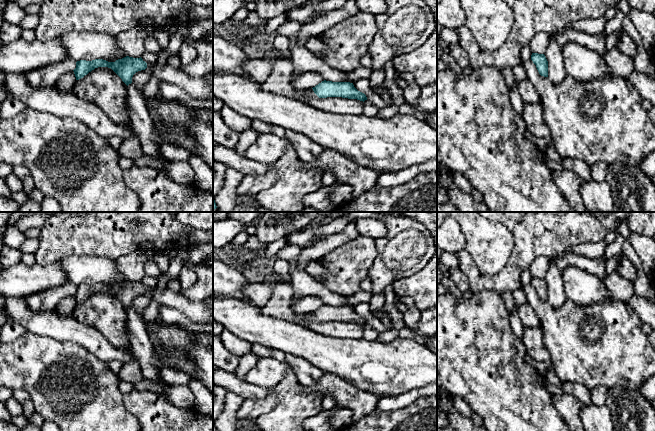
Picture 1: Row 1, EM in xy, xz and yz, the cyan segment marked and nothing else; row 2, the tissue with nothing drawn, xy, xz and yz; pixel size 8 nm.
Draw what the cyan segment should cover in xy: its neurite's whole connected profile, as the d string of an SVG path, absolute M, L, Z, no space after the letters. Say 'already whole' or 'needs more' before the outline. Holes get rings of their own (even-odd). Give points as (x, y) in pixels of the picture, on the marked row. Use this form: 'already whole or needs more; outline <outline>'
needs more; outline M126 56L115 62L108 62L103 59L77 61L76 68L73 70L76 80L83 78L98 67L111 68L127 86L132 83L132 77L136 72L148 68L152 71L153 76L164 82L179 86L193 98L213 99L213 91L205 77L194 78L180 68L173 68L168 64L160 66L158 62L146 63L141 57L133 58Z

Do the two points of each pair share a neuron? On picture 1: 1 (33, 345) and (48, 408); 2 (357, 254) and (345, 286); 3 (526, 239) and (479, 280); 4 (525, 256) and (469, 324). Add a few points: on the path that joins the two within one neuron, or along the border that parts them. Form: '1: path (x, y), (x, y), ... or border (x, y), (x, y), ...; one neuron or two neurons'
1: path (33, 361), (32, 388), (36, 392); one neuron
2: path (351, 262), (345, 269), (344, 278); one neuron
3: path (523, 254), (520, 260), (500, 280), (494, 280); one neuron
4: border (472, 293), (494, 290), (500, 295); two neurons

